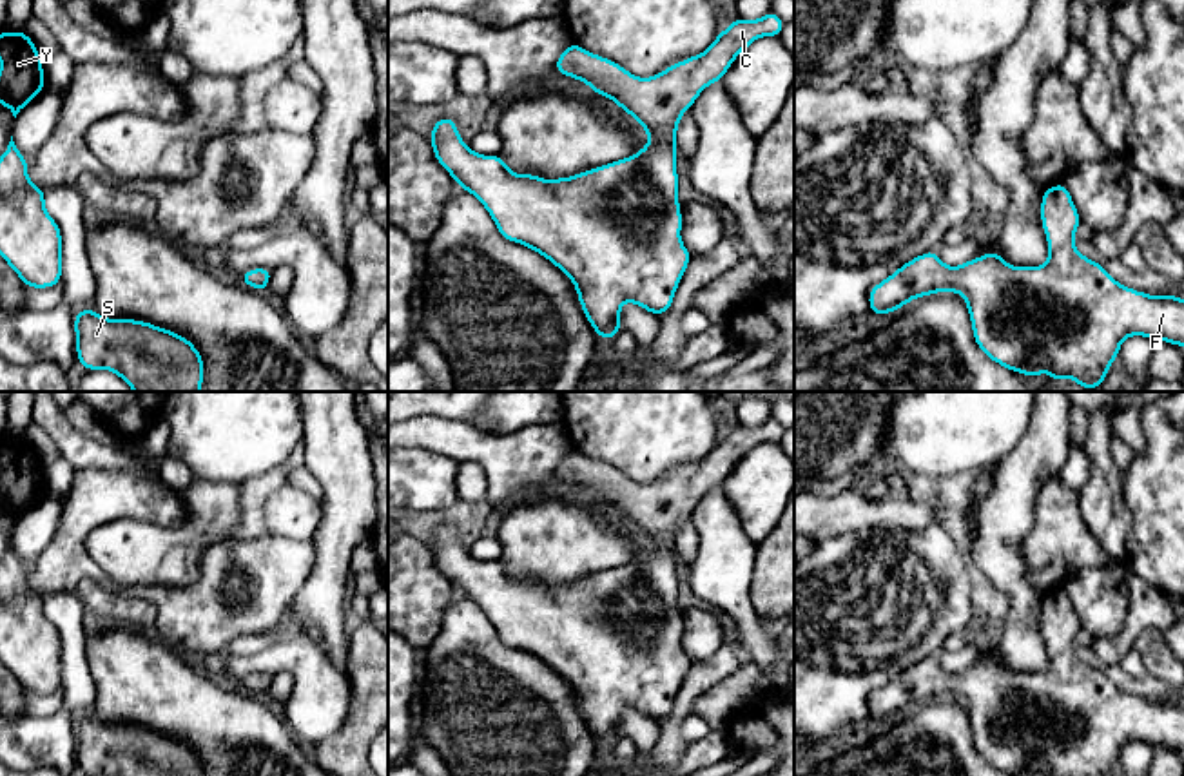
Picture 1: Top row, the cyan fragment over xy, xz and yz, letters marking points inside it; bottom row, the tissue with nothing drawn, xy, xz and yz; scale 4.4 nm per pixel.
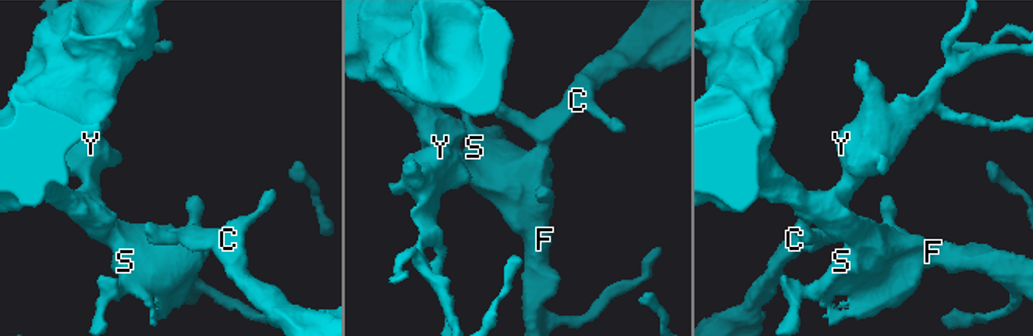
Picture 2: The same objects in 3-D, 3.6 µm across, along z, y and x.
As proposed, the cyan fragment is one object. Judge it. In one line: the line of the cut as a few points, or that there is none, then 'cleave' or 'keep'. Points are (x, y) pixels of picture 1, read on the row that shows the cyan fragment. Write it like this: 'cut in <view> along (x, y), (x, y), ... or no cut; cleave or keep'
no cut; keep

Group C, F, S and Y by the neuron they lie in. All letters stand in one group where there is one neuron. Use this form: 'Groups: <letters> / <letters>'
Groups: C F S Y

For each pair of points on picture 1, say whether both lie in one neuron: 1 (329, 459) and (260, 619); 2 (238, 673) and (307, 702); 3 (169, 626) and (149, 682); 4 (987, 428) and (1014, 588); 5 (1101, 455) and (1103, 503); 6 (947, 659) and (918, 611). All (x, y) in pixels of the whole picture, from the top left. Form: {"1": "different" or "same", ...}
{"1": "different", "2": "same", "3": "different", "4": "different", "5": "same", "6": "different"}

